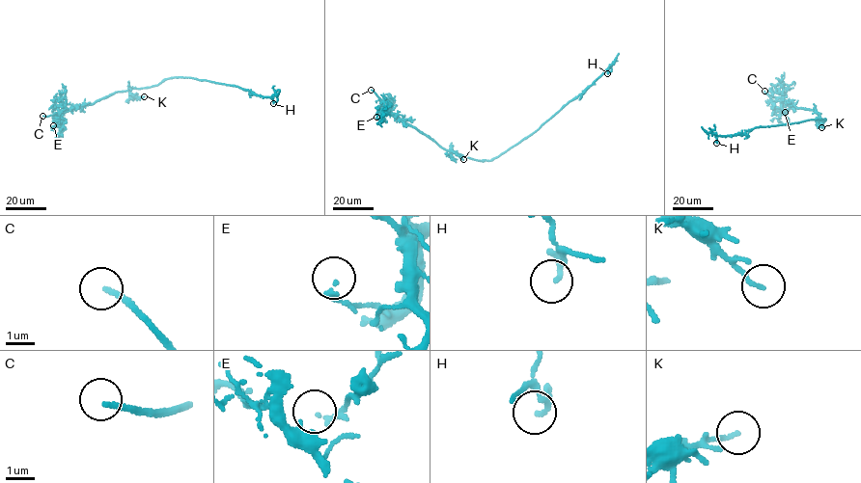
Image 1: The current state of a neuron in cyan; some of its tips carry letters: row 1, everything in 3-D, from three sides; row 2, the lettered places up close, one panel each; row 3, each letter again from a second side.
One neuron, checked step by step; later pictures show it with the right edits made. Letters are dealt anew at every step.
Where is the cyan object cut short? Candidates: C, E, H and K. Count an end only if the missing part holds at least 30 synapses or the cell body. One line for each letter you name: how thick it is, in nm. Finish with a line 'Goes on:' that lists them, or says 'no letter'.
C: 180 nm thick
Goes on: C

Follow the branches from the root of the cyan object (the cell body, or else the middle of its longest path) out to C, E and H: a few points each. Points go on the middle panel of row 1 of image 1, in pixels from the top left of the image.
C: (497, 156), (490, 160), (478, 160), (448, 151), (398, 120), (371, 90)
E: (497, 156), (490, 160), (478, 160), (450, 152), (386, 110), (380, 119), (376, 117)
H: (497, 156), (530, 135), (605, 70), (607, 73)

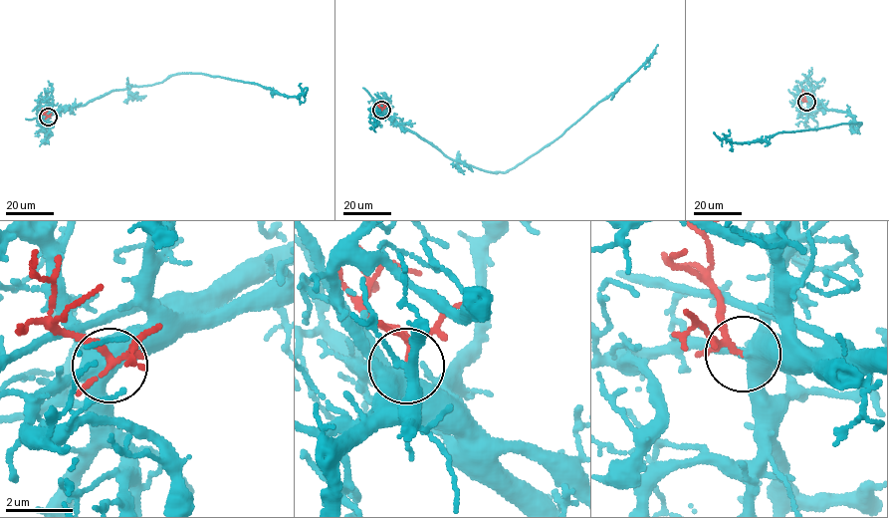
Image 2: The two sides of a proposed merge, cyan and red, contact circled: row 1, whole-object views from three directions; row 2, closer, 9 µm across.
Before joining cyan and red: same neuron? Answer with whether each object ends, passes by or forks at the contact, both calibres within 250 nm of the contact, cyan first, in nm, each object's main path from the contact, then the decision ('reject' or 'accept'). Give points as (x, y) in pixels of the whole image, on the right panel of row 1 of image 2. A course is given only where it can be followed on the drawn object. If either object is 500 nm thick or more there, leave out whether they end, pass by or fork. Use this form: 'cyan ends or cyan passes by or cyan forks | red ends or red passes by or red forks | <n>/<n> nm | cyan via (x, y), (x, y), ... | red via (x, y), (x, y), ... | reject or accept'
cyan forks | red forks | 360/120 nm | cyan via (806, 102), (828, 111), (844, 112), (860, 125), (779, 132), (741, 143), (721, 138), (713, 131) | red via (806, 102), (802, 90) | accept

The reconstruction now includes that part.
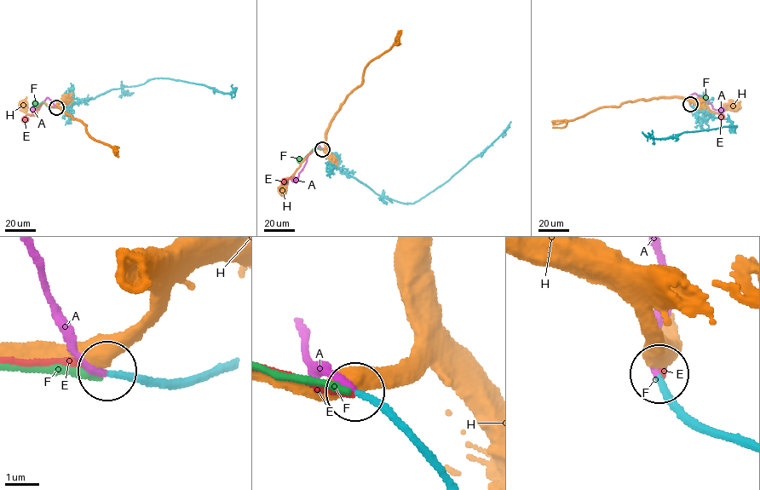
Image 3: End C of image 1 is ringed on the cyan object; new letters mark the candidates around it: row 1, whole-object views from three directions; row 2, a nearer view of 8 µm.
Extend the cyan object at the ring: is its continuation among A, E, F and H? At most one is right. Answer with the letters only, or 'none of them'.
A

